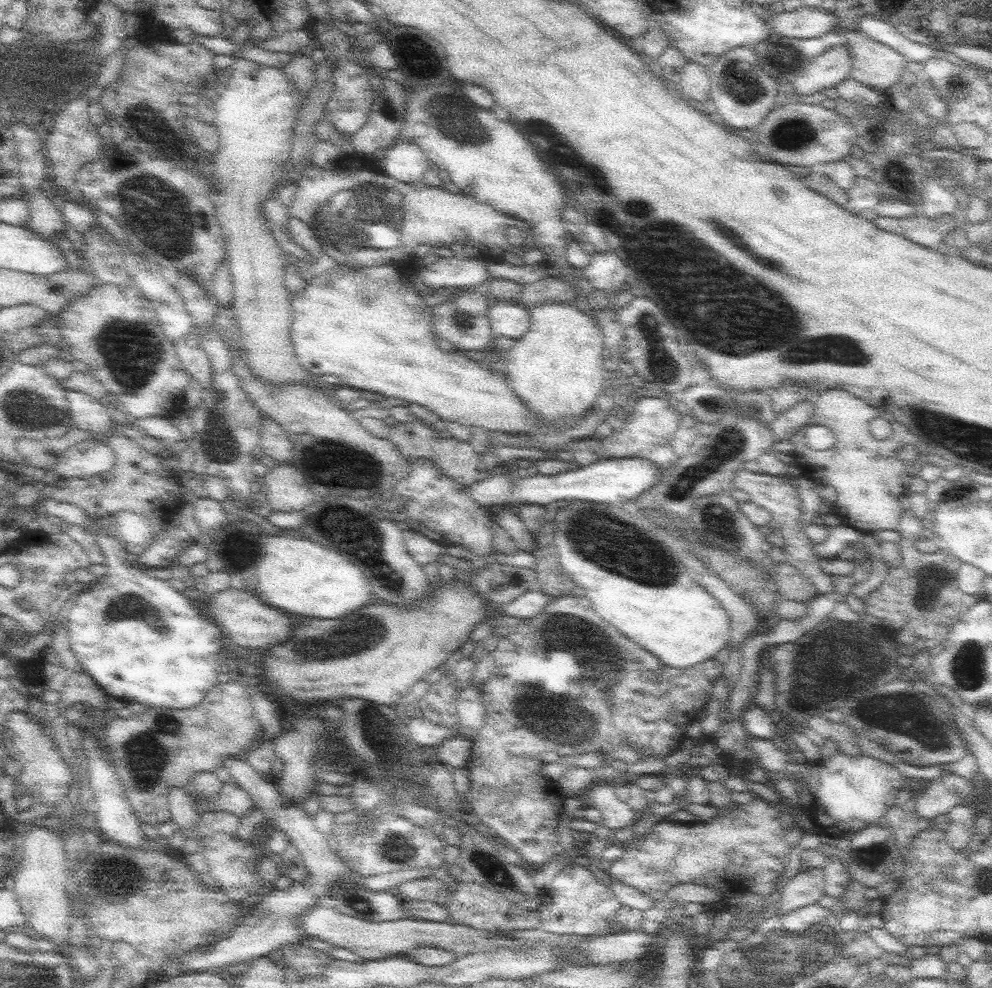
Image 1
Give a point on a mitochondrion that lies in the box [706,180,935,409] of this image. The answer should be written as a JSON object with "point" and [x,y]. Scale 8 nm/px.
{"point":[725,229]}

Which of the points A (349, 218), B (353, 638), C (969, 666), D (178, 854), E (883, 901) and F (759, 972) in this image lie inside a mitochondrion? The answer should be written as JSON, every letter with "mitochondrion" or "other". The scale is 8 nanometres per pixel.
{"A":"mitochondrion","B":"mitochondrion","C":"mitochondrion","D":"other","E":"other","F":"mitochondrion"}

